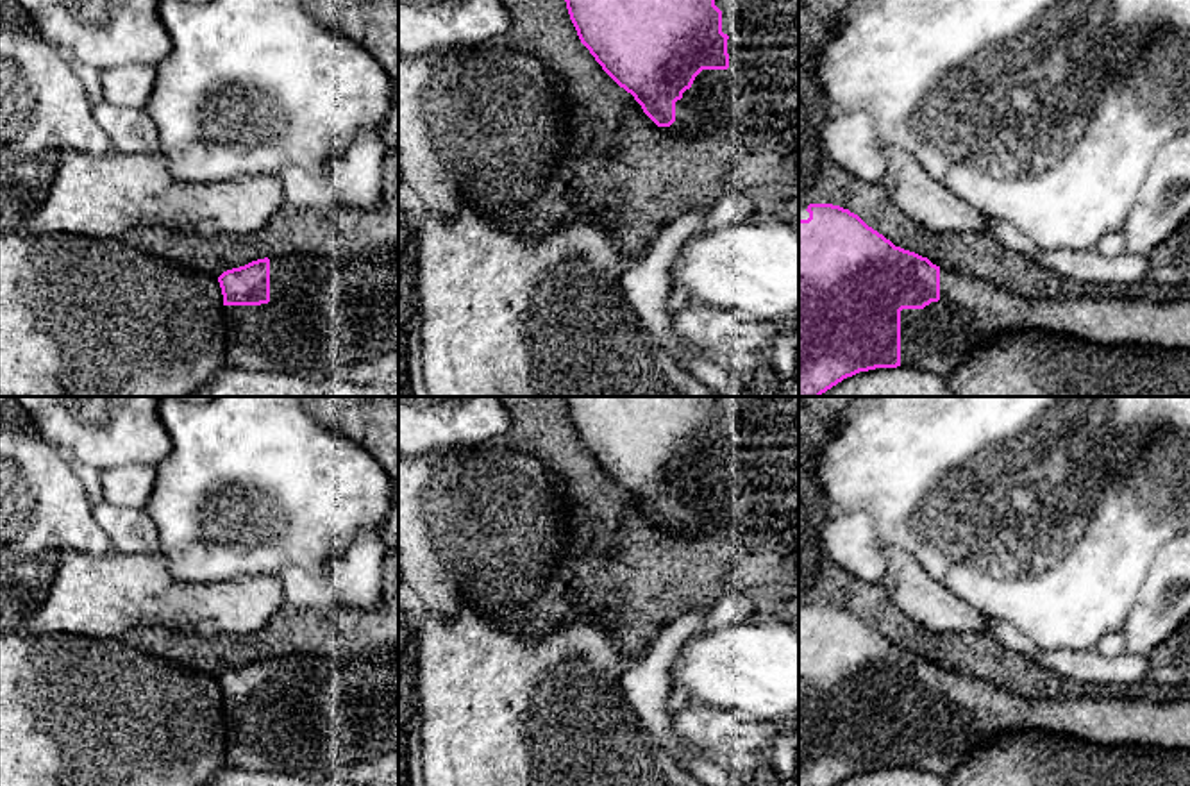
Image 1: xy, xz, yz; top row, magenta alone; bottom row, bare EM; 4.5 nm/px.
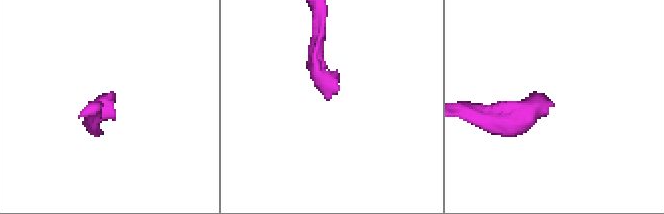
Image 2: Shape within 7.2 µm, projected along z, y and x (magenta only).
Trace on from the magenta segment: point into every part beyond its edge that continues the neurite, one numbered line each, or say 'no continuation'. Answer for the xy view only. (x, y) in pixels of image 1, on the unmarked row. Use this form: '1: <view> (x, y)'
1: xy (335, 717)

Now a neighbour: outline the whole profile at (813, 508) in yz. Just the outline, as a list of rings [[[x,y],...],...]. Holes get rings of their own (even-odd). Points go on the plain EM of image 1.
[[[799,398],[799,606],[833,604],[849,609],[895,647],[1027,698],[1190,700],[1190,682],[1083,682],[1043,668],[1035,657],[1001,645],[988,632],[931,632],[915,623],[881,586],[845,572],[824,548],[822,527],[834,513],[817,481],[815,456],[825,439],[824,425]]]

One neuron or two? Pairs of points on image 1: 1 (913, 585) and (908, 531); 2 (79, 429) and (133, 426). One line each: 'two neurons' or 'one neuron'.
1: two neurons
2: one neuron

